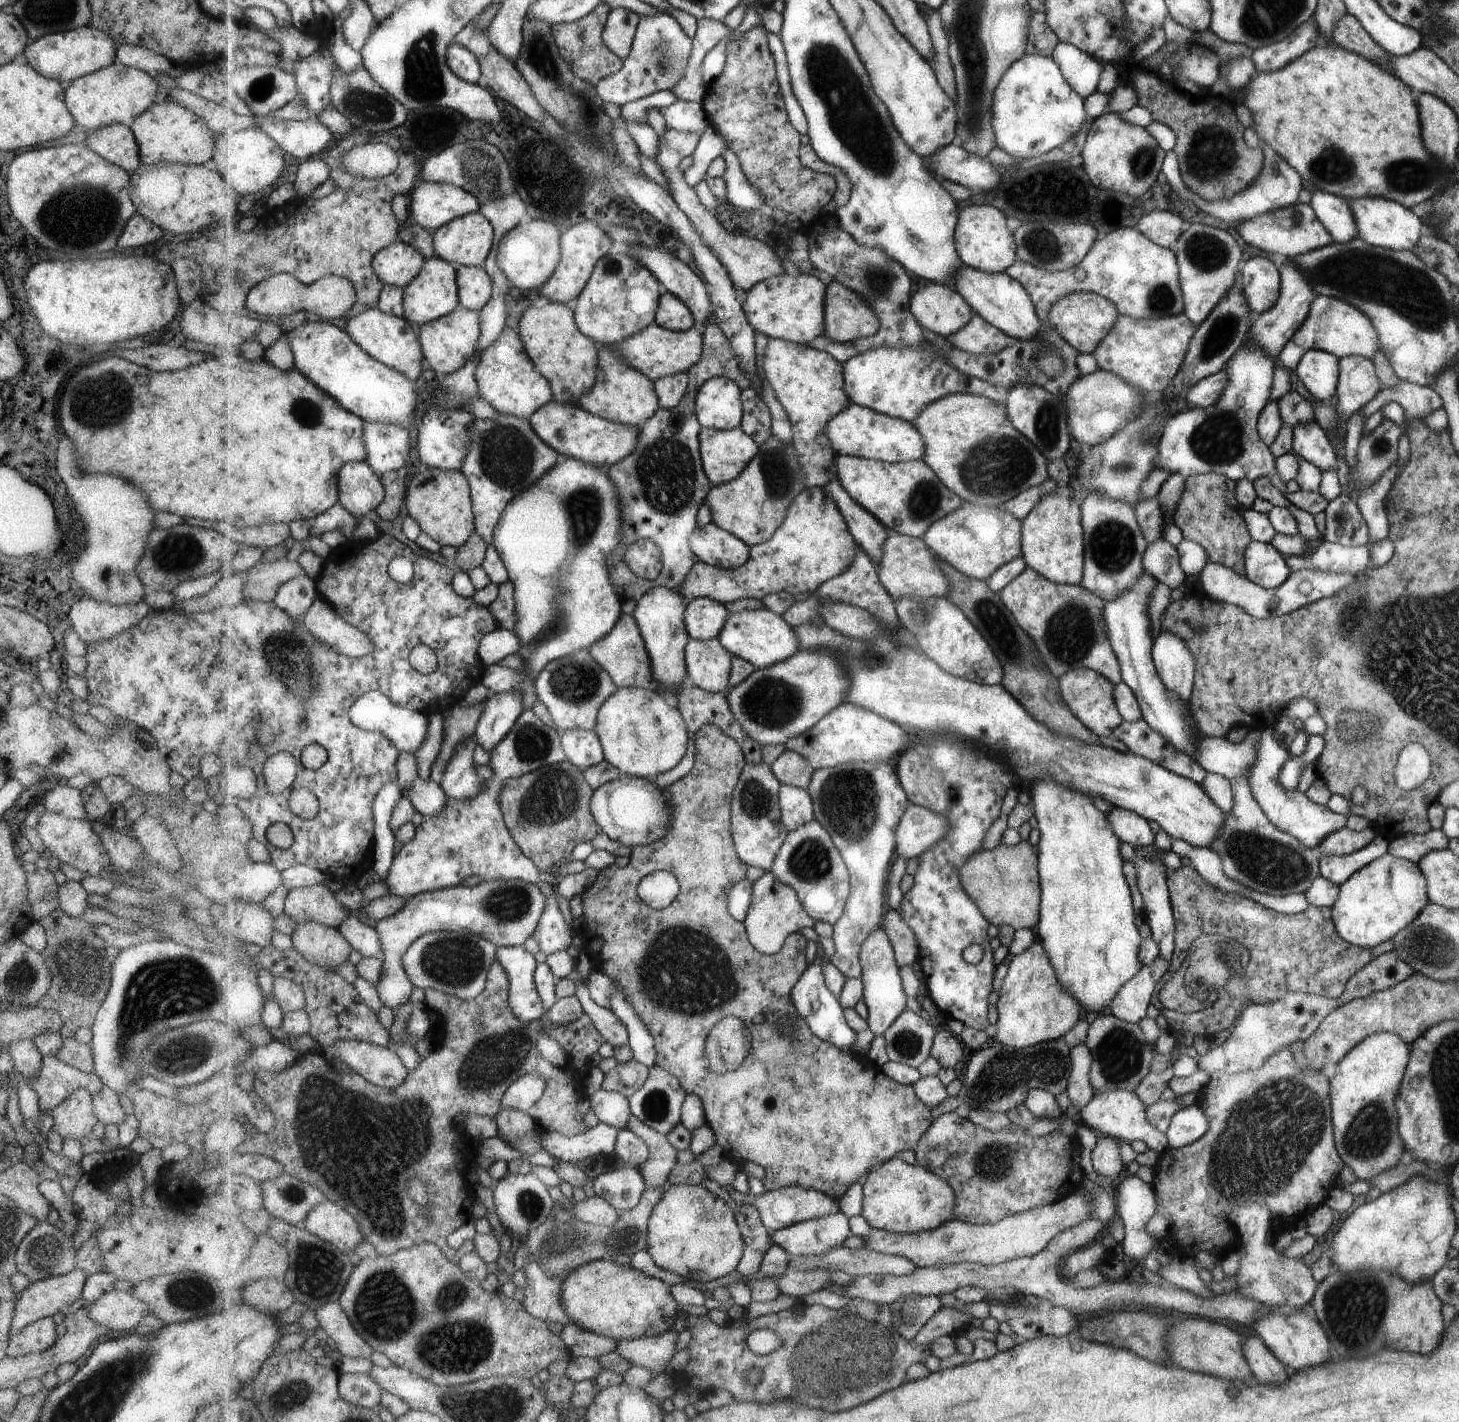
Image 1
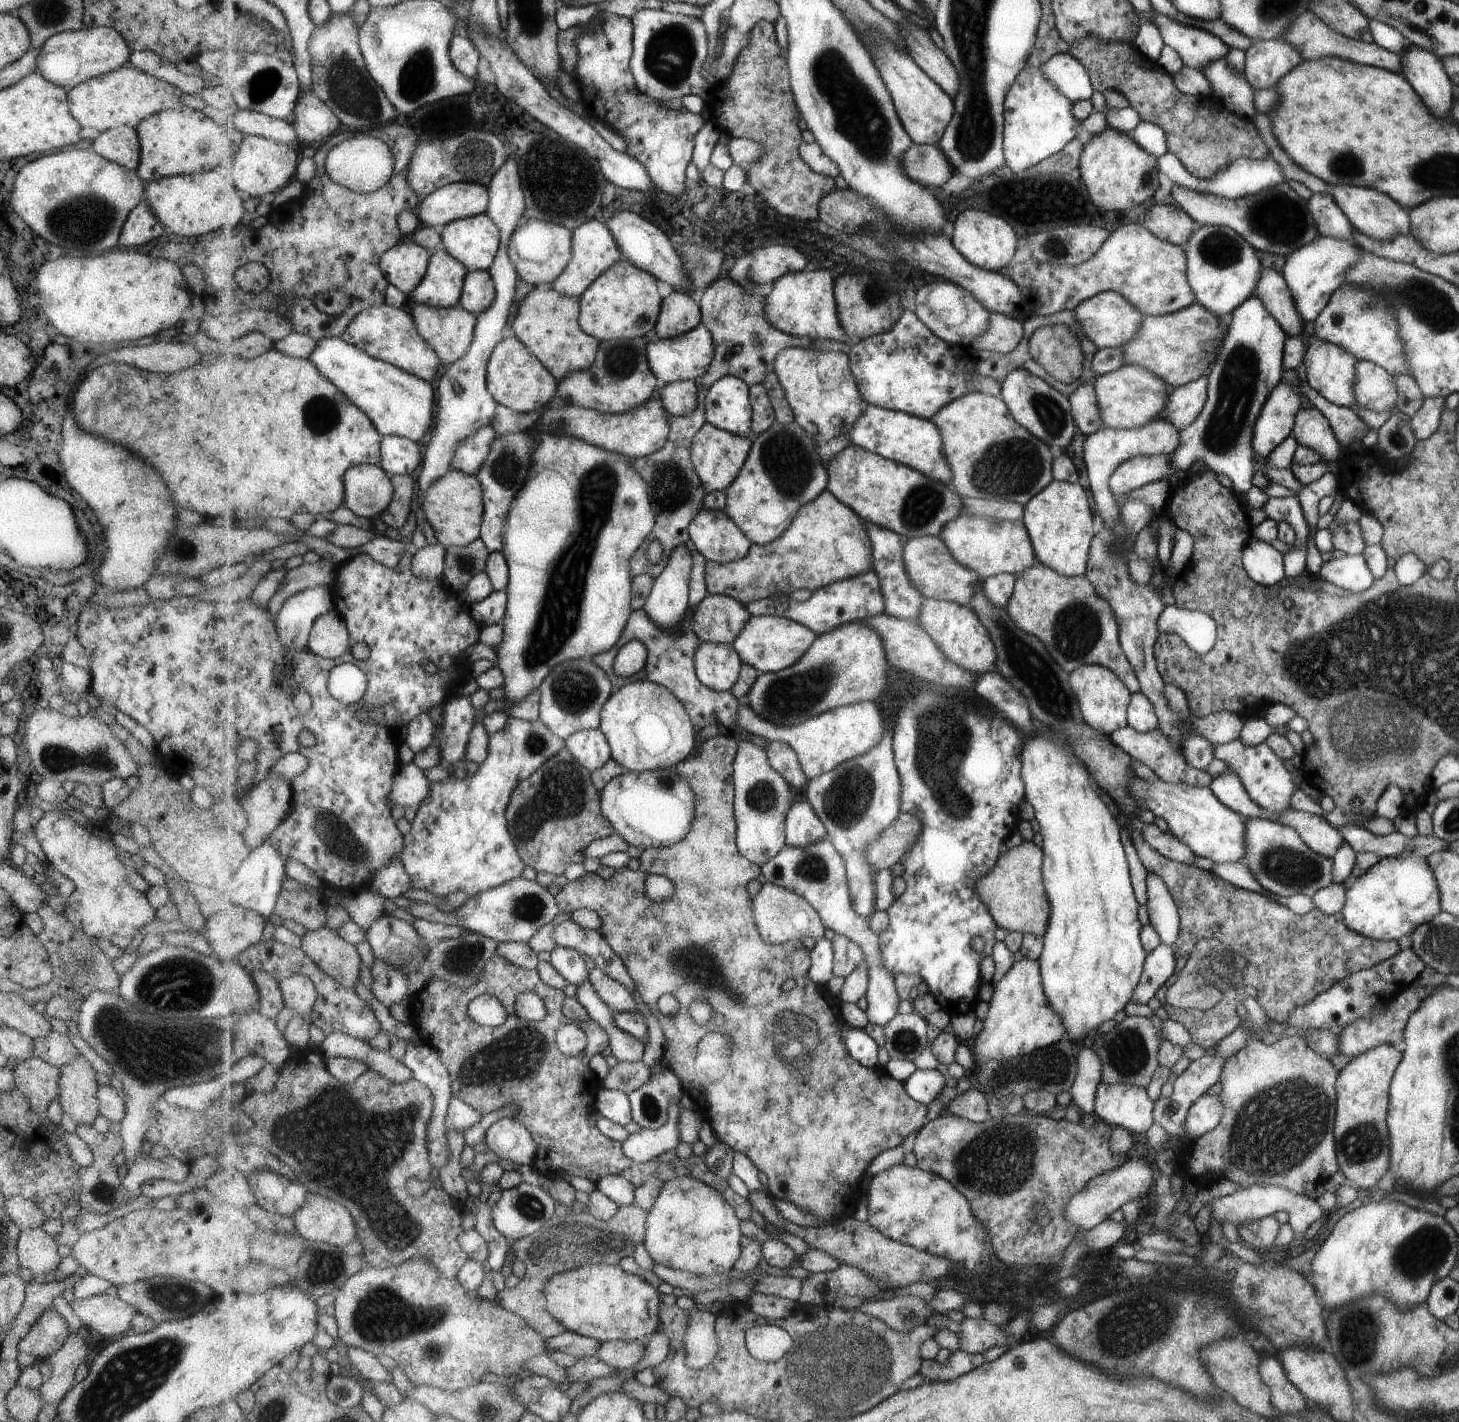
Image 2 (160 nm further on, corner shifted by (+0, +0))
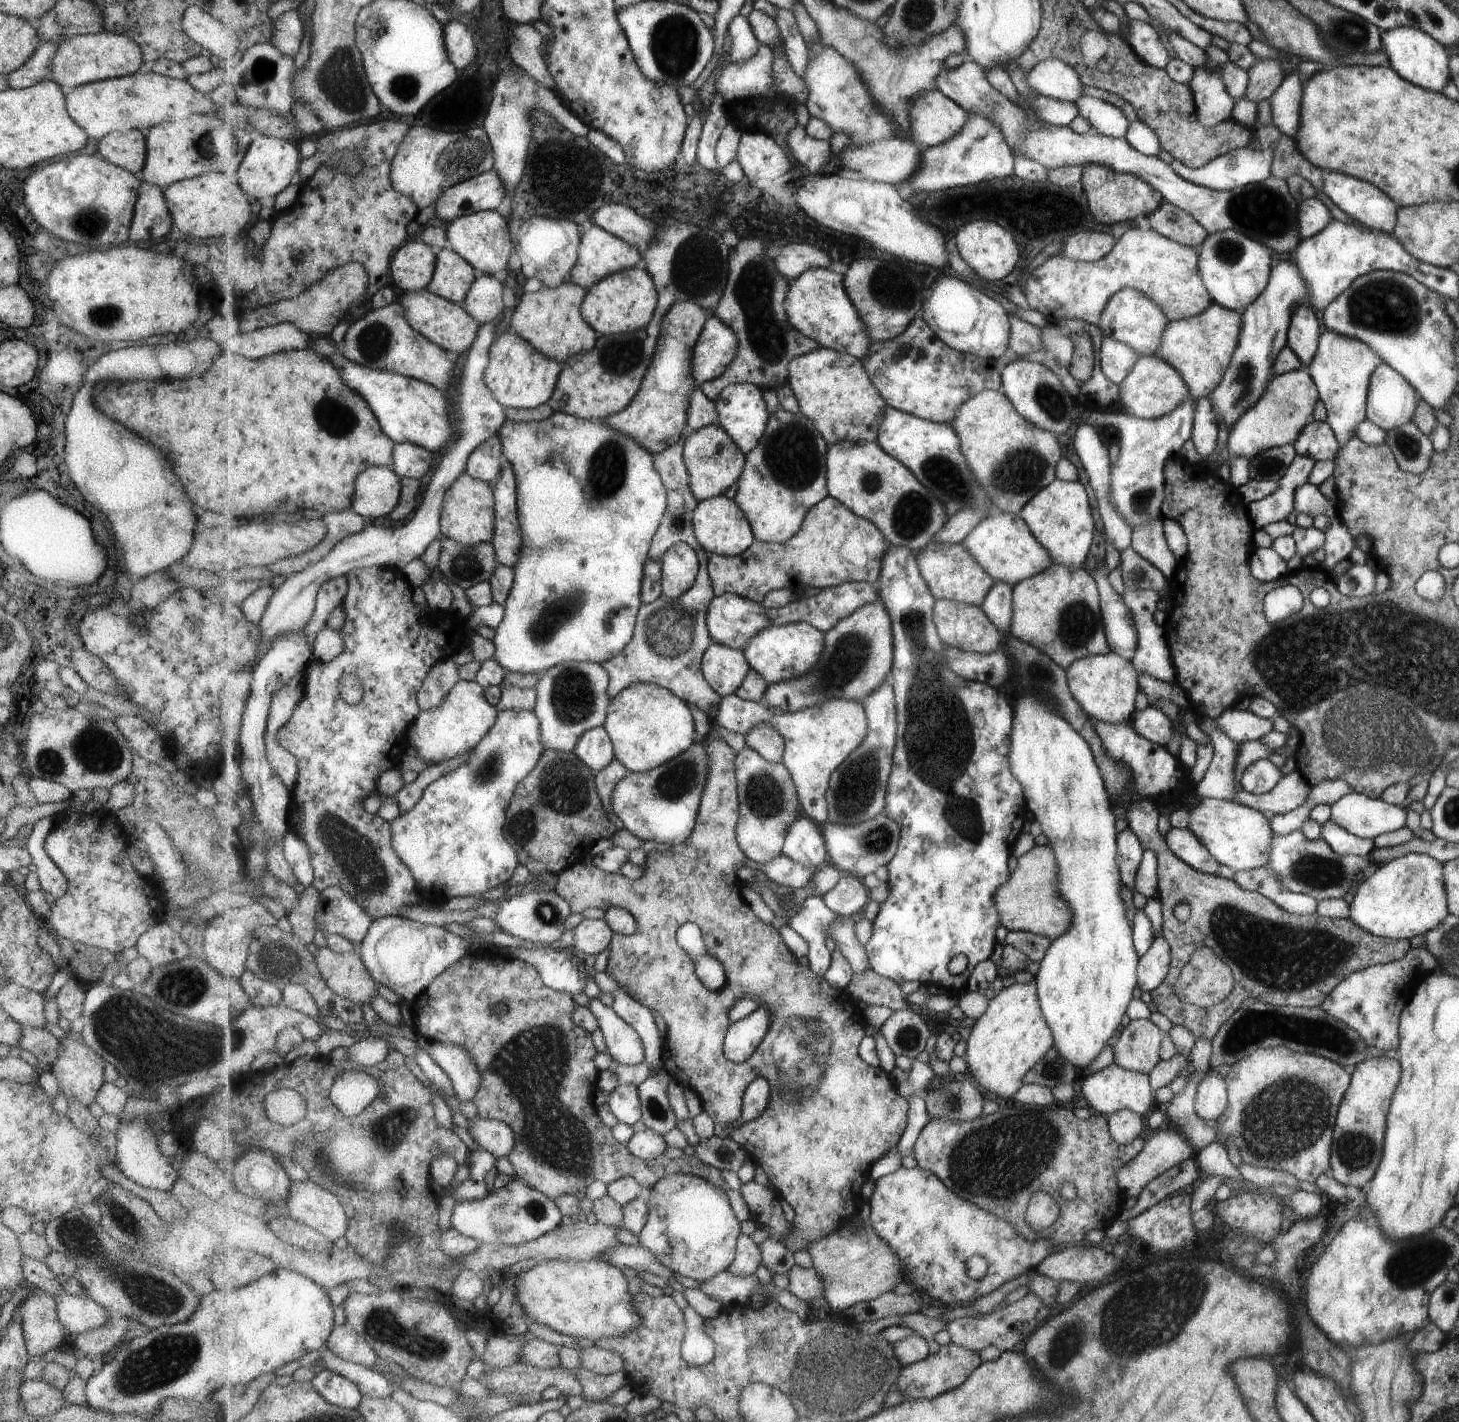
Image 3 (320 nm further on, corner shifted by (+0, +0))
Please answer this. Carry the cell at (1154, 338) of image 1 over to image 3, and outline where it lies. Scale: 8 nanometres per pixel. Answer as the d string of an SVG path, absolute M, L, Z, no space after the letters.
M1211 304L1202 313L1188 319L1169 321L1162 332L1162 341L1153 355L1170 363L1189 387L1193 399L1207 397L1222 380L1230 356L1238 344L1242 317L1238 311Z

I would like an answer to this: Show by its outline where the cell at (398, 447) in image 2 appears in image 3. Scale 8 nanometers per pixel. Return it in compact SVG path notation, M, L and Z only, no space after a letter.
M397 443L394 450L394 459L391 468L400 477L409 477L411 479L421 480L423 476L427 476L427 472L435 470L433 451L417 446L413 443Z

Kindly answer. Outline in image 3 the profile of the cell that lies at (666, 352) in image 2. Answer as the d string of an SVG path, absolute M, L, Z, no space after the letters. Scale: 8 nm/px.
M718 316L709 317L695 345L692 363L697 386L718 379L735 360L738 334Z

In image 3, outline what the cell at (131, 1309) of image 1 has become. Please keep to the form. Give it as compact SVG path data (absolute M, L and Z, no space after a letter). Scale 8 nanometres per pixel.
M63 1293L55 1295L55 1314L63 1327L65 1336L79 1334L104 1325L109 1316L102 1306L83 1296Z

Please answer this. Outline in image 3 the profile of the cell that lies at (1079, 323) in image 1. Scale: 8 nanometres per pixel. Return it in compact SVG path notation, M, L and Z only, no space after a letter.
M1123 287L1113 293L1106 302L1105 308L1098 316L1096 326L1104 336L1127 343L1139 356L1153 355L1162 341L1163 329L1169 322L1163 311L1142 292L1131 287Z

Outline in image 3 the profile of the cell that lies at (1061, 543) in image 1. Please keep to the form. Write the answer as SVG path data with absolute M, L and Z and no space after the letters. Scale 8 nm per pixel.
M1051 481L1027 501L1020 514L1027 522L1030 533L1038 539L1053 562L1066 567L1082 566L1093 538L1093 522L1085 490L1078 481Z

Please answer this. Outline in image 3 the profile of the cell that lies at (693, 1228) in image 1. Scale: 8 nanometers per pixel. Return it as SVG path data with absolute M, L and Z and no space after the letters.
M677 1173L662 1178L646 1195L650 1213L646 1227L640 1234L640 1243L645 1248L672 1271L701 1283L728 1270L738 1256L738 1238L742 1233L741 1220L729 1202L727 1191L700 1176Z

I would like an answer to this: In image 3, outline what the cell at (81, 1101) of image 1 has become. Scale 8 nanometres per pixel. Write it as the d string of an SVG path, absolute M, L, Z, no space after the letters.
M67 1033L58 1039L58 1055L49 1070L55 1076L59 1092L65 1098L71 1097L72 1100L79 1101L80 1105L88 1107L94 1101L99 1087L105 1082L101 1061L102 1058L84 1043L81 1035Z

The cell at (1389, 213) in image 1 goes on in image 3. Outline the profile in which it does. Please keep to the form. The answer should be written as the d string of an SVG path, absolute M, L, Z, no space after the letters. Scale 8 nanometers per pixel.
M1322 171L1322 191L1329 197L1335 206L1338 206L1347 216L1360 225L1372 231L1391 234L1396 222L1398 205L1378 187L1371 186L1363 180L1339 174L1339 172Z

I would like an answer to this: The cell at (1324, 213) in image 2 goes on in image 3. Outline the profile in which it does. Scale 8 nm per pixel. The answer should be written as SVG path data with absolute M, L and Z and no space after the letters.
M1317 197L1300 200L1296 206L1298 240L1313 237L1331 222L1331 214Z

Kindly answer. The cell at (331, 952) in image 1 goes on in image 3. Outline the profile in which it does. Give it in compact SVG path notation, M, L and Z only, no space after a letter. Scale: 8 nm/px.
M328 946L318 950L317 964L331 990L358 1005L371 1005L378 995L378 982L369 972L361 954L336 953Z

